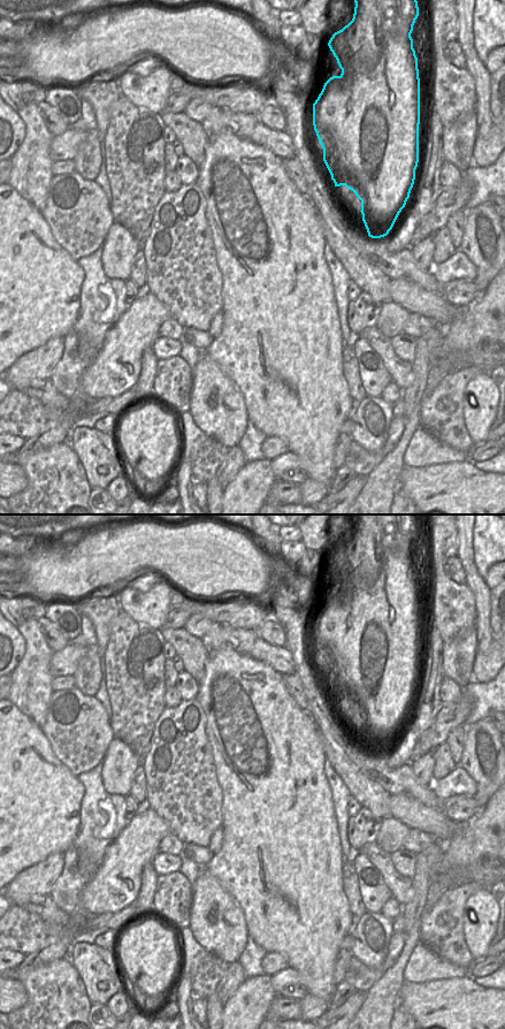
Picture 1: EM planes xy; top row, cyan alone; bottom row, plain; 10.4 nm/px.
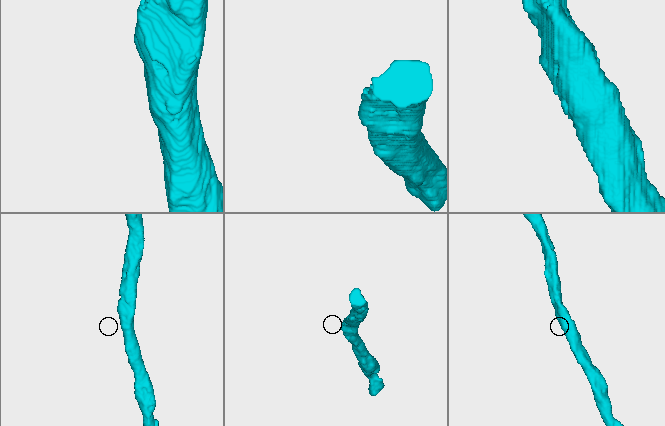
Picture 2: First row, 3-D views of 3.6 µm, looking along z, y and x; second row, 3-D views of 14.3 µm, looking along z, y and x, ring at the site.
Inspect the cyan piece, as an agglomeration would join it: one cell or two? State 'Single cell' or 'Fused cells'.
Single cell.

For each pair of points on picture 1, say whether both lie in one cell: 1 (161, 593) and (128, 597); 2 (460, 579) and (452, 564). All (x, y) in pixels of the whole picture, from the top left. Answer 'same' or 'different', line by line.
1: same
2: same

